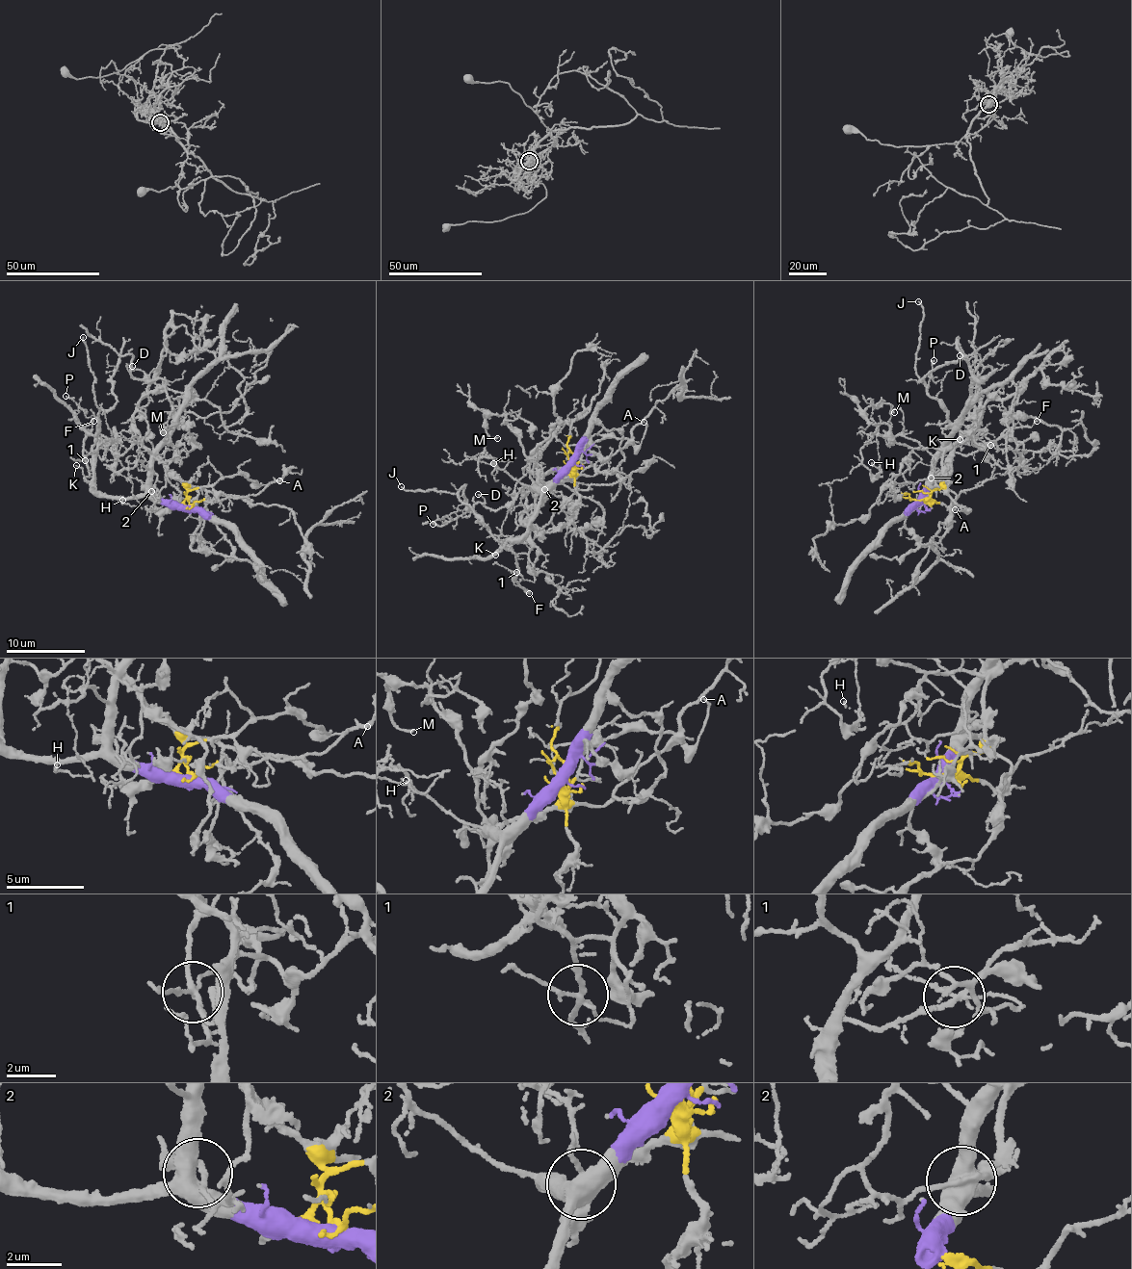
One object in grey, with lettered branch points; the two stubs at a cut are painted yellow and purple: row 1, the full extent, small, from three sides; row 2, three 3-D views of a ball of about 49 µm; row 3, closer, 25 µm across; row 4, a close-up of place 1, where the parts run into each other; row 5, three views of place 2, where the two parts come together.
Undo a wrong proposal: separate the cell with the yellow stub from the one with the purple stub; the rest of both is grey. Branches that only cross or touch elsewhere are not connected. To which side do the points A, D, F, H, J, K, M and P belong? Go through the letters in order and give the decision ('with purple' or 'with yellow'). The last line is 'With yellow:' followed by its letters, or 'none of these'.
A: with yellow
D: with yellow
F: with purple
H: with purple
J: with purple
K: with purple
M: with yellow
P: with purple
With yellow: A, D, M

